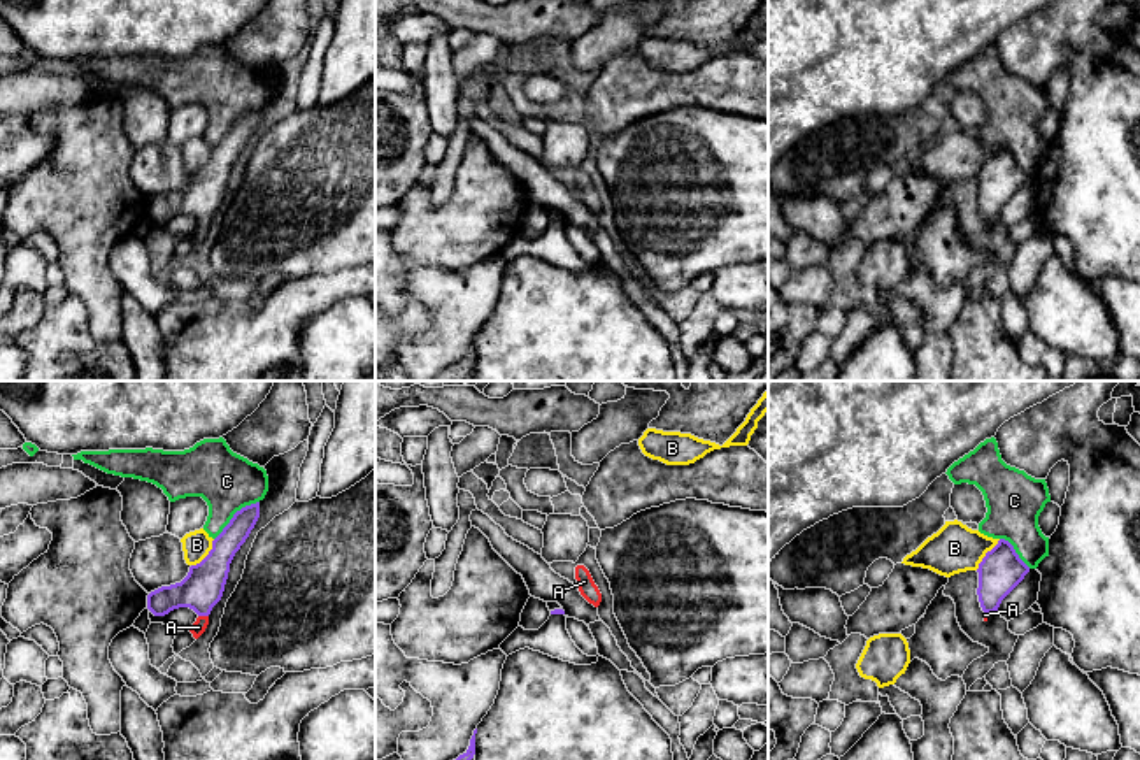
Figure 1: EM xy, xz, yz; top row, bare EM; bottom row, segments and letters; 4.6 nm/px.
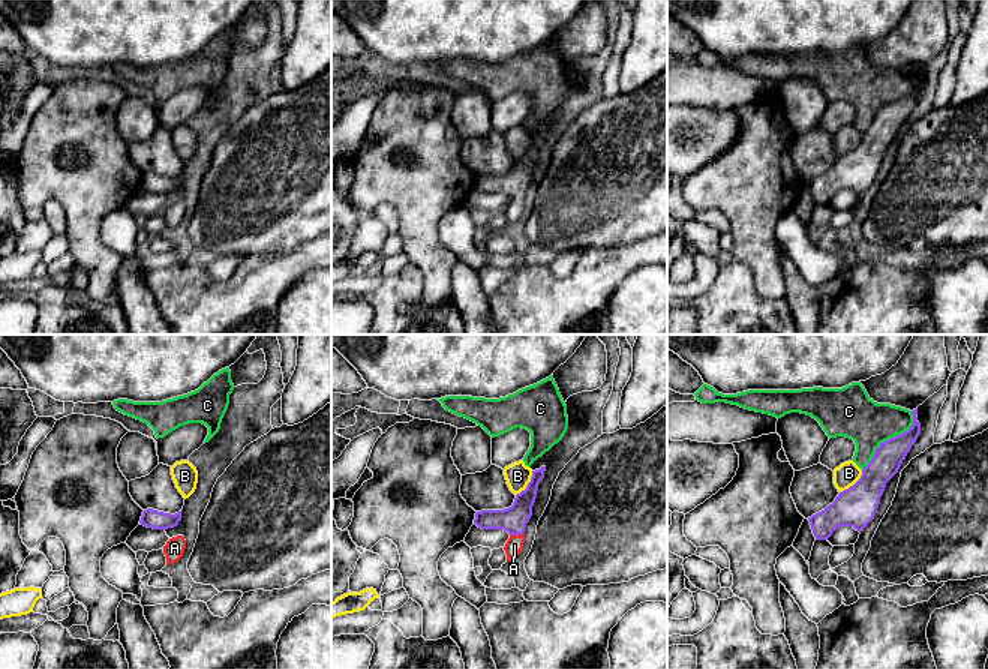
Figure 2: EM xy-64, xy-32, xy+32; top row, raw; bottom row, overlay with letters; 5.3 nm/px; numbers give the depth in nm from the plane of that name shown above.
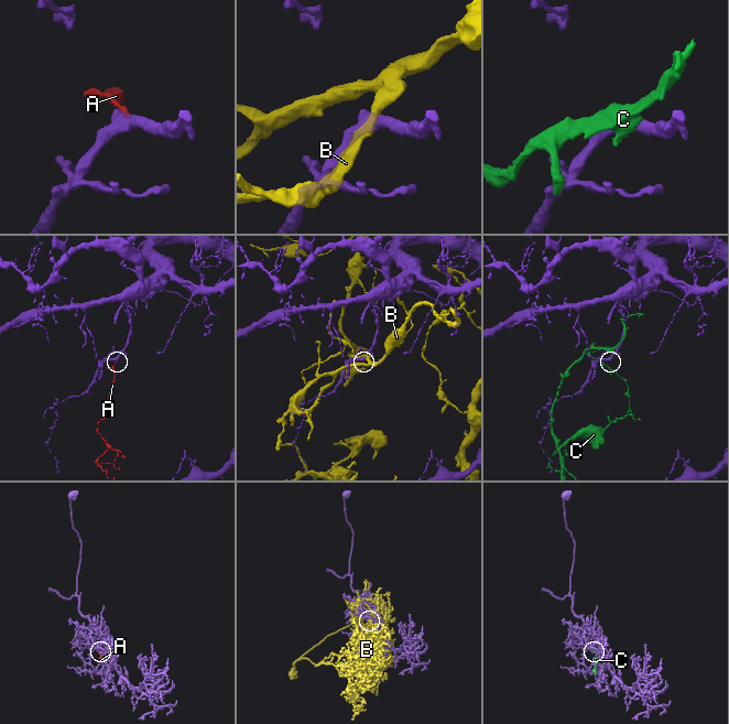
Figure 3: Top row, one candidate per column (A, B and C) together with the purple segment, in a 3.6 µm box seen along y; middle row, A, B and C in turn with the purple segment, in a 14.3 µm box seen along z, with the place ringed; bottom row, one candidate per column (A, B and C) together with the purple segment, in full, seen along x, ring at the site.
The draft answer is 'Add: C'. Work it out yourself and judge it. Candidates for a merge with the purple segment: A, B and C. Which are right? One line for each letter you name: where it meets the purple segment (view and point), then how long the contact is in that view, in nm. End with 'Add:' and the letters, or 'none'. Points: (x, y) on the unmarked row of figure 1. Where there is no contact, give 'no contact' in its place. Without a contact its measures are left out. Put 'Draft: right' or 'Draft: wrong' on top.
Draft: wrong
A: meets purple in xy at (204, 222); contact 50 nm long
Add: A

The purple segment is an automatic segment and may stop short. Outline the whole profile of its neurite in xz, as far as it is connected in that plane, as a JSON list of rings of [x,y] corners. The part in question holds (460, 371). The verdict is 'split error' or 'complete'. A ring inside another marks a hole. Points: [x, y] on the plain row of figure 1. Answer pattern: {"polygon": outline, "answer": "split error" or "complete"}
{"polygon": [[[477,335],[474,337],[474,342],[470,346],[470,353],[468,353],[468,356],[463,362],[460,362],[452,369],[442,372],[433,381],[461,381],[468,374],[470,367],[475,362],[475,341],[477,341]]], "answer": "complete"}

